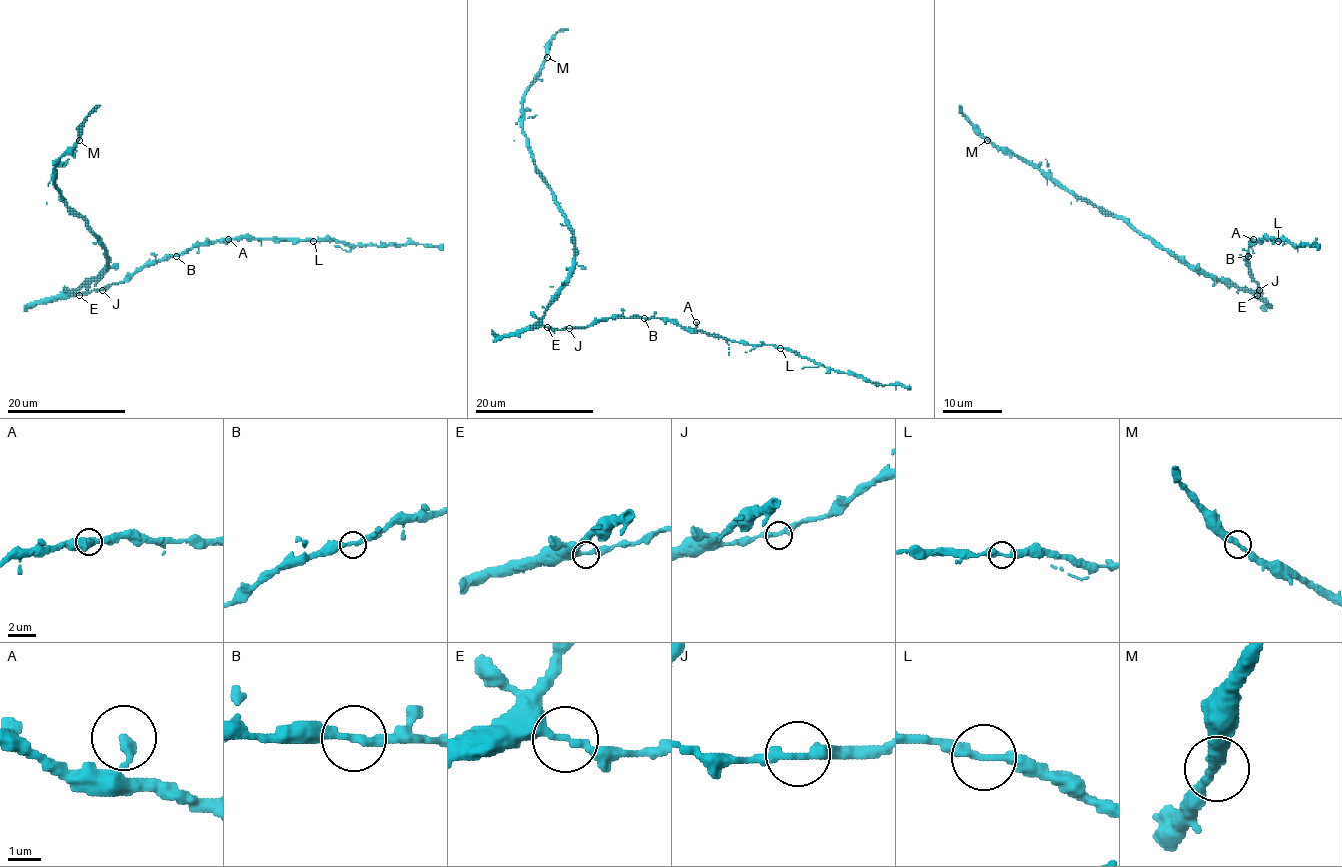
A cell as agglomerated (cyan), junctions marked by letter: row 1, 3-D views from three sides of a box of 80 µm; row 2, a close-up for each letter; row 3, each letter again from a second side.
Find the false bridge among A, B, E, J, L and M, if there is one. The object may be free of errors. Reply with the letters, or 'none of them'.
none of them

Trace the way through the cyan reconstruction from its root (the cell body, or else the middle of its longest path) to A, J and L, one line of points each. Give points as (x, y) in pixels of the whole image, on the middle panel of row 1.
A: (547, 327), (578, 328), (609, 318), (660, 318), (687, 328), (694, 328), (696, 322)
J: (547, 327), (569, 328)
L: (547, 327), (565, 330), (591, 325), (609, 318), (660, 318), (736, 342), (781, 348)

